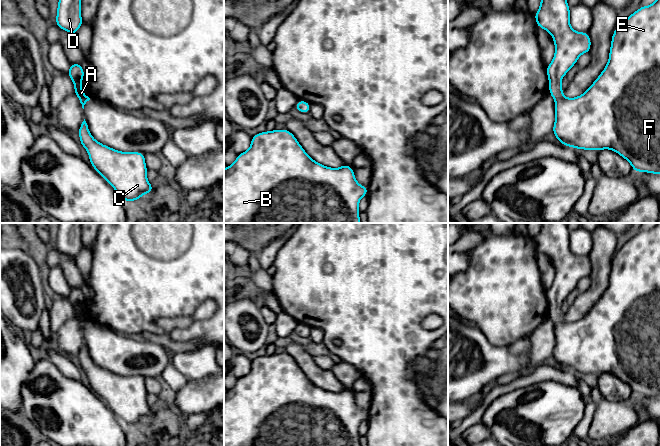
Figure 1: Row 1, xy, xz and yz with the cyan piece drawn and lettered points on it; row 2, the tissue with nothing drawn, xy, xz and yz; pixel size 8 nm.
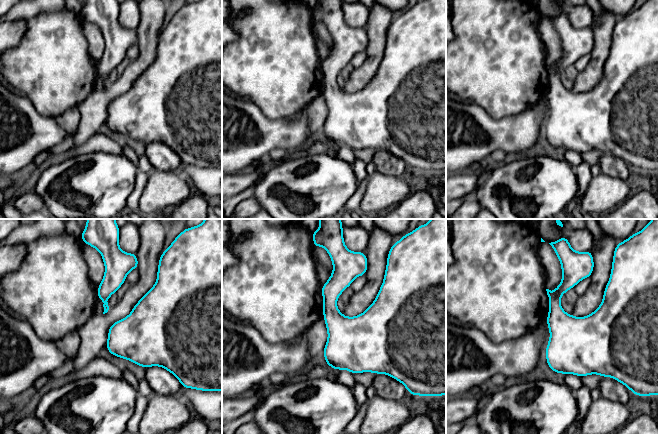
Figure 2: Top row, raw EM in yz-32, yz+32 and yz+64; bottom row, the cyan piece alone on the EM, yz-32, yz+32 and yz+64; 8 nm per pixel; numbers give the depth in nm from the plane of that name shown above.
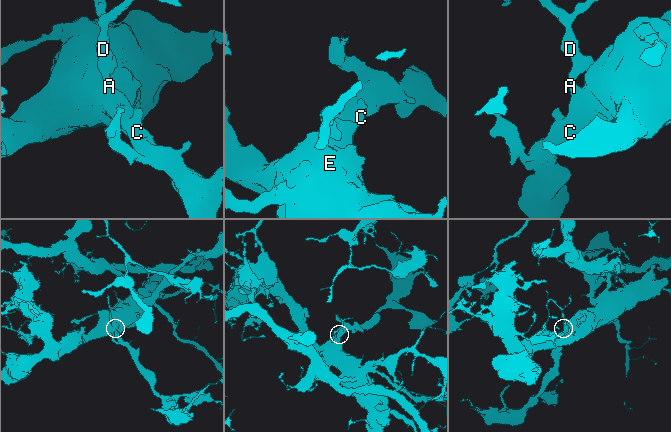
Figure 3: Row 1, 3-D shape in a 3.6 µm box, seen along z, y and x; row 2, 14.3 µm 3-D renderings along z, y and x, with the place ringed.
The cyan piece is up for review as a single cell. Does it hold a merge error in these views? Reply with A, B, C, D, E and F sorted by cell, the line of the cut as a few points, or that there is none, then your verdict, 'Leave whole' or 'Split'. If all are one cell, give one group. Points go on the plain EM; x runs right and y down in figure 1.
Groups: A B C D E F. No split. Leave whole

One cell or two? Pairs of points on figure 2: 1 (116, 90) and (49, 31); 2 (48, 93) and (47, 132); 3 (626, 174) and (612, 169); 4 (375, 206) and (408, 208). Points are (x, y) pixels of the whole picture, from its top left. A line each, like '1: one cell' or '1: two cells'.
1: two cells
2: two cells
3: one cell
4: two cells

